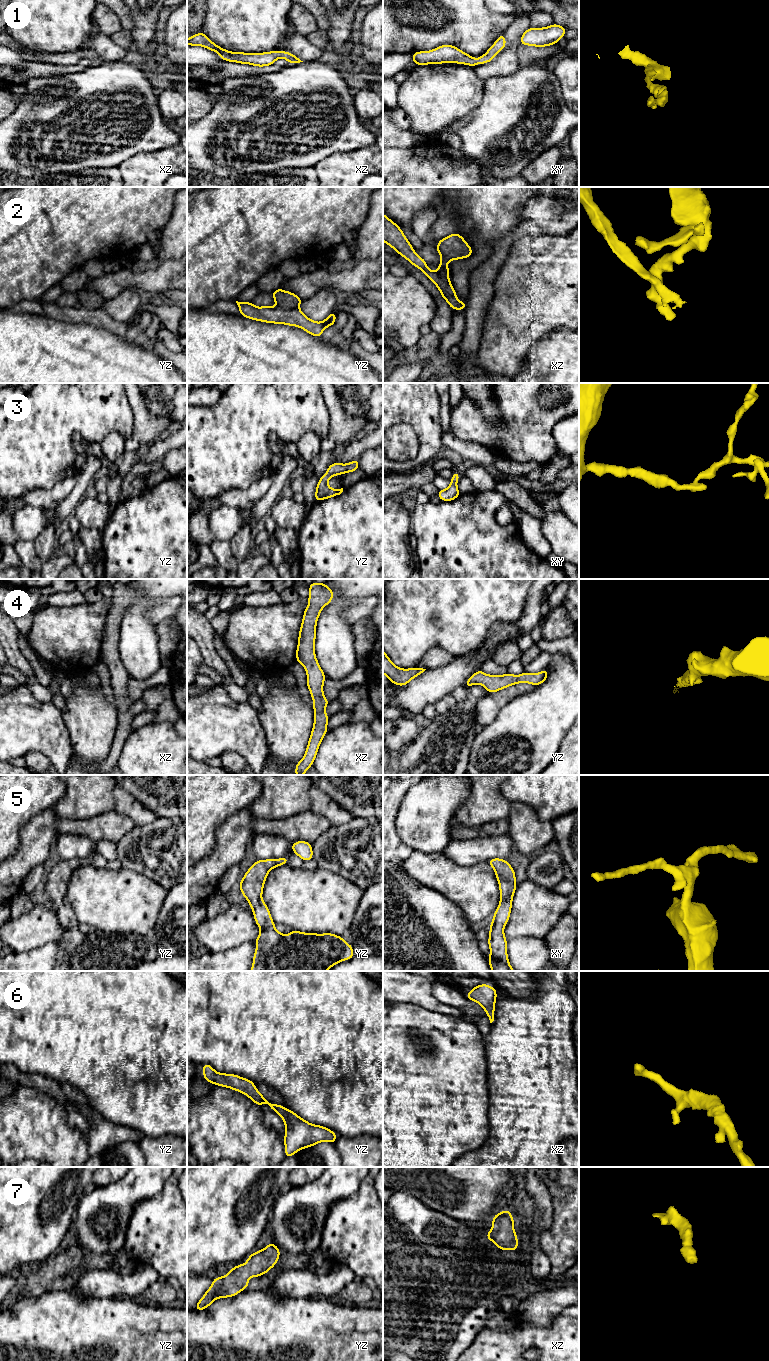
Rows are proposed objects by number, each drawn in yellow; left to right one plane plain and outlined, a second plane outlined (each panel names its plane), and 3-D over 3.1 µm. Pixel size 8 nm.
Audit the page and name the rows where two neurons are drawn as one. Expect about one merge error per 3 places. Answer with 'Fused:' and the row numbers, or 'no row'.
Fused: 2

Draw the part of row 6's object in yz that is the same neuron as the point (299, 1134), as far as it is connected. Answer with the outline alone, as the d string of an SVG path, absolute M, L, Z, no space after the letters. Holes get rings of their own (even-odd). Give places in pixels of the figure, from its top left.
M203 1064L203 1079L217 1086L227 1087L249 1097L257 1106L268 1104L285 1123L285 1157L294 1156L300 1149L313 1147L319 1142L335 1143L337 1135L324 1126L314 1125L295 1112L279 1104L269 1103L256 1088L254 1082L236 1074L216 1072L209 1064Z

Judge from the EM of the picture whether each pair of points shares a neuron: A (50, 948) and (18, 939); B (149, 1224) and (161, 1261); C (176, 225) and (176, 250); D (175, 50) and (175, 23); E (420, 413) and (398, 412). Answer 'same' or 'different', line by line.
A: different
B: same
C: same
D: same
E: same

